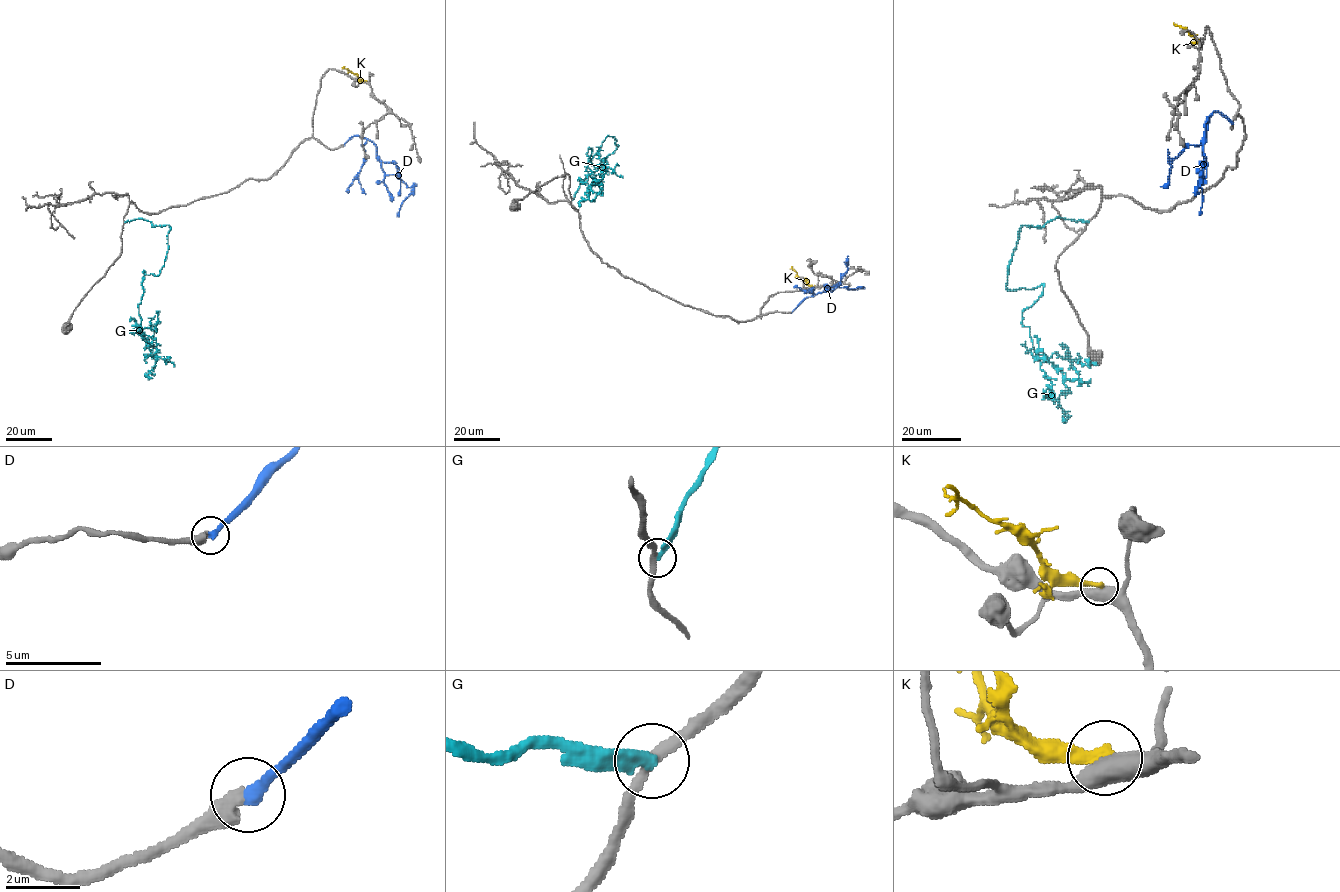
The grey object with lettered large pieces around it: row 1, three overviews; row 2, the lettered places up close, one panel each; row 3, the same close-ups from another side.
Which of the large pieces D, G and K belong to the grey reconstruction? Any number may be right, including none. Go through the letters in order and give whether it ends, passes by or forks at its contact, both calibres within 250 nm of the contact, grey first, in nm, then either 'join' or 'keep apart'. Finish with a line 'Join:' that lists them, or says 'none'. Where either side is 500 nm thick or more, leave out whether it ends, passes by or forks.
D: it ends there; 460 nm thick on the grey side, 340 nm on the other; join
G: it ends there; 260 nm thick on the grey side, 320 nm on the other; keep apart
K: 500 nm thick on the grey side, 320 nm on the other; keep apart
Join: D

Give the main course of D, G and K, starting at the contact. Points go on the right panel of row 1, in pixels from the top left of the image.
D: (1232, 123), (1215, 112), (1204, 124), (1204, 158), (1200, 161), (1203, 199), (1199, 215)
G: (1088, 221), (1056, 217), (1040, 228), (1023, 225), (1008, 265), (1009, 290), (1043, 284), (1021, 323), (1062, 421)
K: (1199, 42), (1173, 22)

